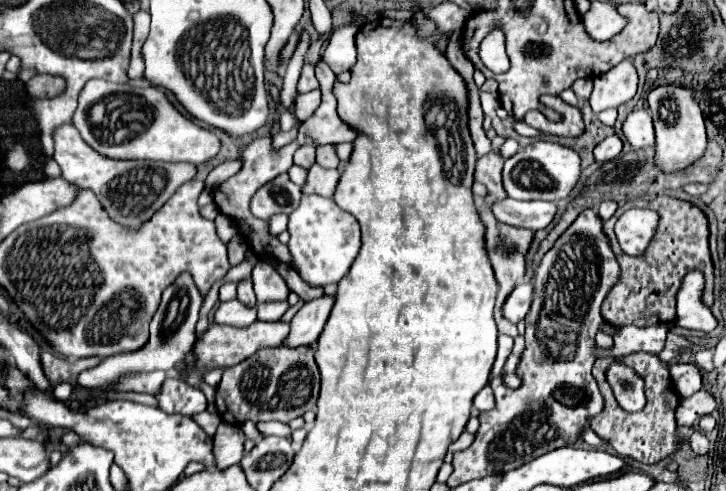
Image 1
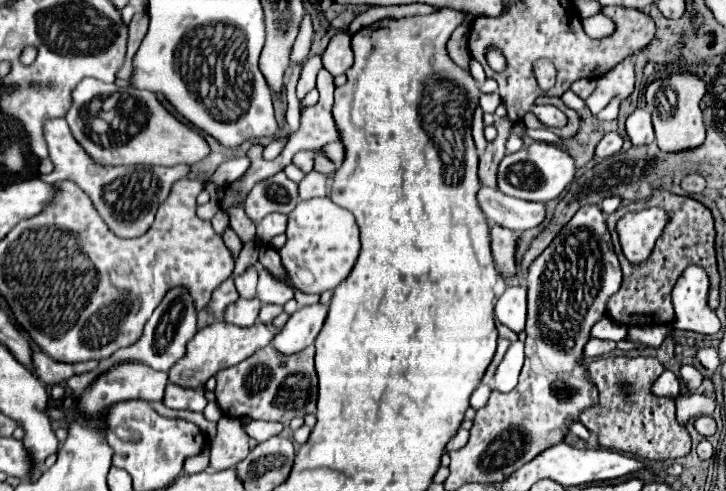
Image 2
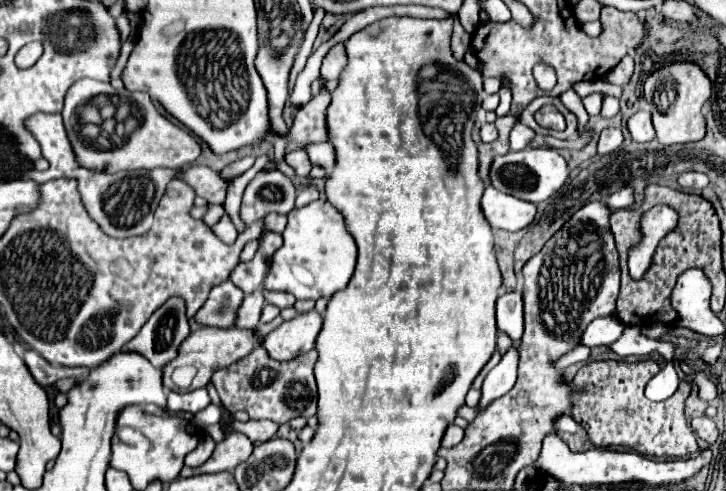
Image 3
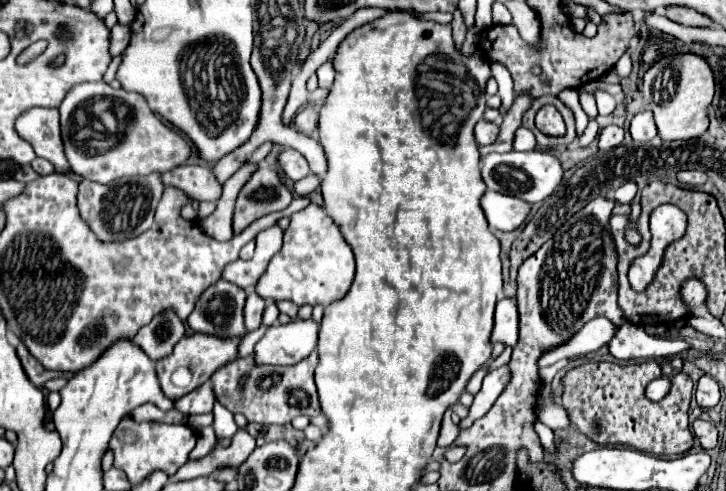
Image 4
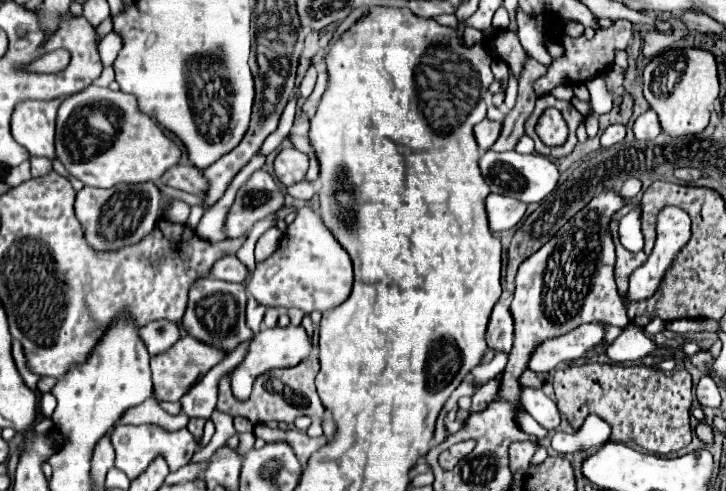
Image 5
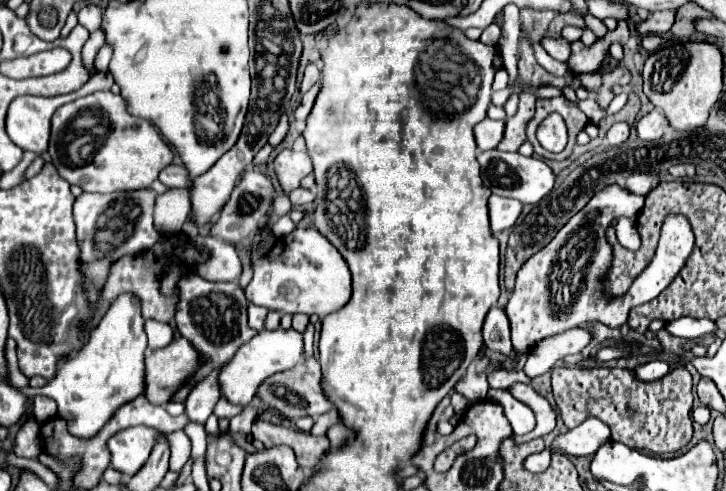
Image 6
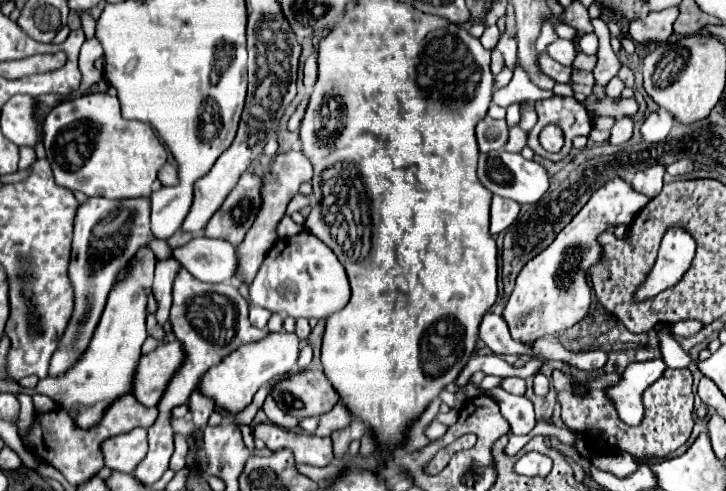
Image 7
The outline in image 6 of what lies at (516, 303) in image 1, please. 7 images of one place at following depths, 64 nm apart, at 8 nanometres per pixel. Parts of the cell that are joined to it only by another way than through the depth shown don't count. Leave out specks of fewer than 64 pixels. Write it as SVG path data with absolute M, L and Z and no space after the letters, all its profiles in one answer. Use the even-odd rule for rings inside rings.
M492 308L484 320L482 326L482 336L484 336L484 344L494 350L494 352L504 352L510 354L512 352L512 342L510 342L510 326L508 326L508 318L504 314L502 308Z

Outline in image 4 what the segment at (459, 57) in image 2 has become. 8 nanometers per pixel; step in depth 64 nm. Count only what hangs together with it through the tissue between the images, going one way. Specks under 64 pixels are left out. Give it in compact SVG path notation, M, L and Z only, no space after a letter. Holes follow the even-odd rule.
M460 10L454 12L452 30L454 30L454 42L456 42L456 48L460 48L462 42L464 42L464 36L466 36L466 24L464 24L464 16L462 16Z

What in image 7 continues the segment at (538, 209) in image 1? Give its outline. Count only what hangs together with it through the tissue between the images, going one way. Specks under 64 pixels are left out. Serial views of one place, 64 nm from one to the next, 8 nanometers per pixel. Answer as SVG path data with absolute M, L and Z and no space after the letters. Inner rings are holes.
M494 196L492 210L490 210L490 234L494 236L494 234L506 230L516 220L518 212L520 212L520 204L516 204L514 200Z

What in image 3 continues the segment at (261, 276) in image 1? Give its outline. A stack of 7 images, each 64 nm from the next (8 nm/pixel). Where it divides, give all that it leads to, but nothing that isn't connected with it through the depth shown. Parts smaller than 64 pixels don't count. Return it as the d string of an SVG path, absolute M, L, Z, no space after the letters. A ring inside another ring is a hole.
M264 292L264 298L268 300L268 302L272 302L274 306L278 306L280 310L284 310L284 308L292 308L294 306L294 296L292 294L288 294L288 292Z

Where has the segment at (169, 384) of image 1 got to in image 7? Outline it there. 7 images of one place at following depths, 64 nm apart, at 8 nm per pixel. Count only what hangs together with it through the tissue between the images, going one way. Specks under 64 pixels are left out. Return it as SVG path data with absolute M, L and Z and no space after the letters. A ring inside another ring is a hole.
M194 390L192 396L190 396L188 406L190 406L190 414L192 414L194 426L196 426L198 430L204 430L206 424L208 424L208 416L210 416L212 410L214 410L212 400L208 400L206 396L200 396L200 392Z

